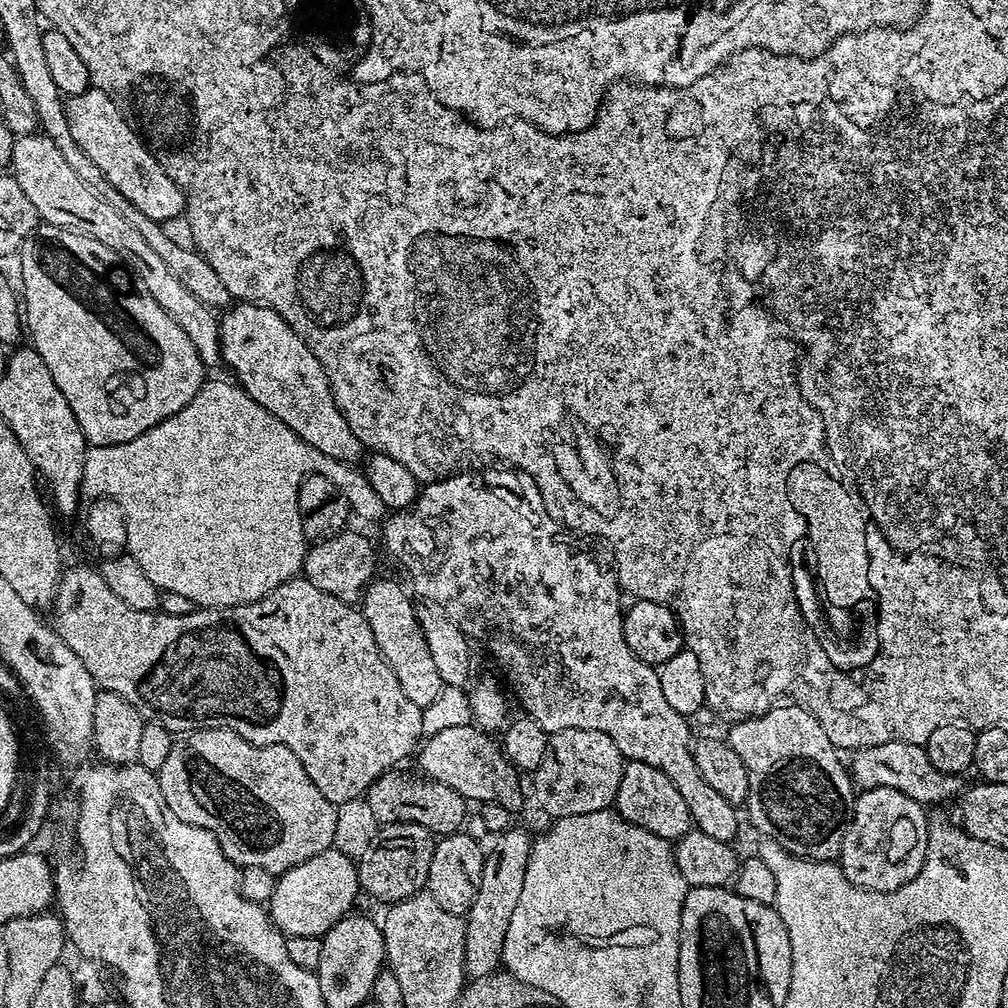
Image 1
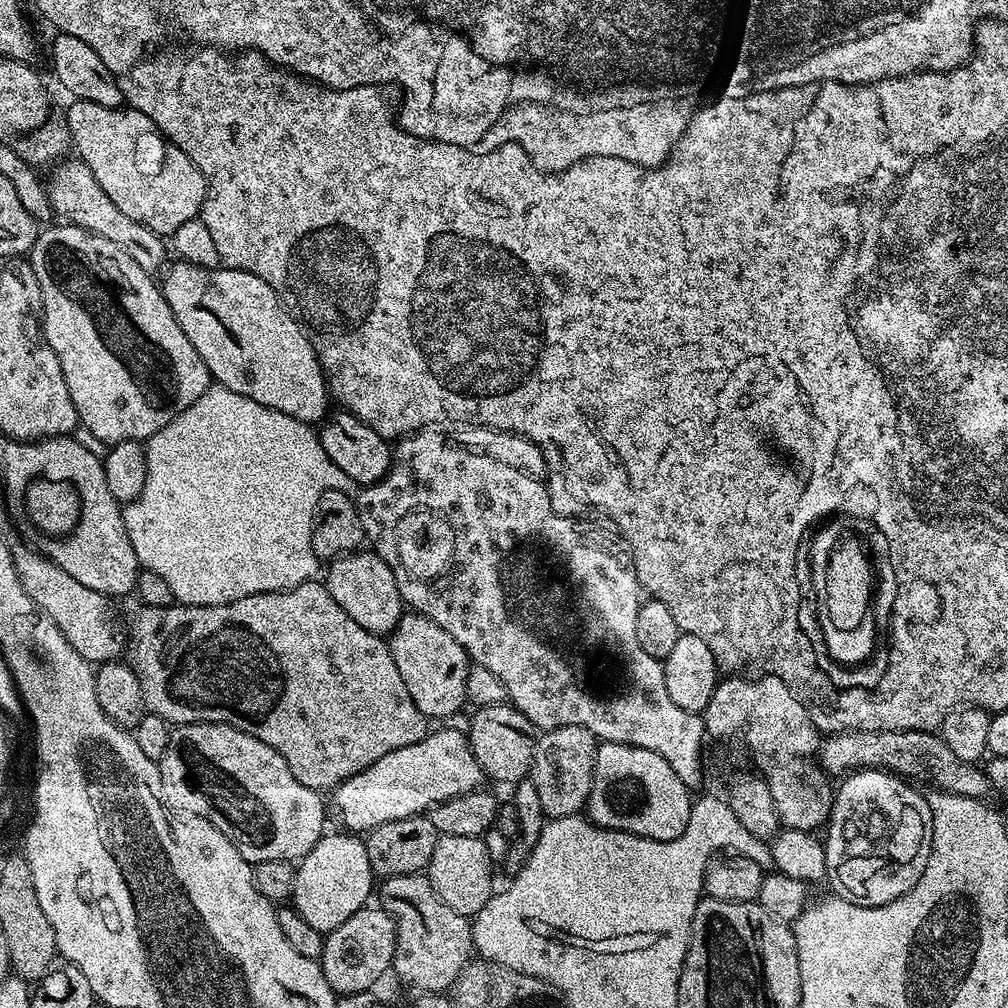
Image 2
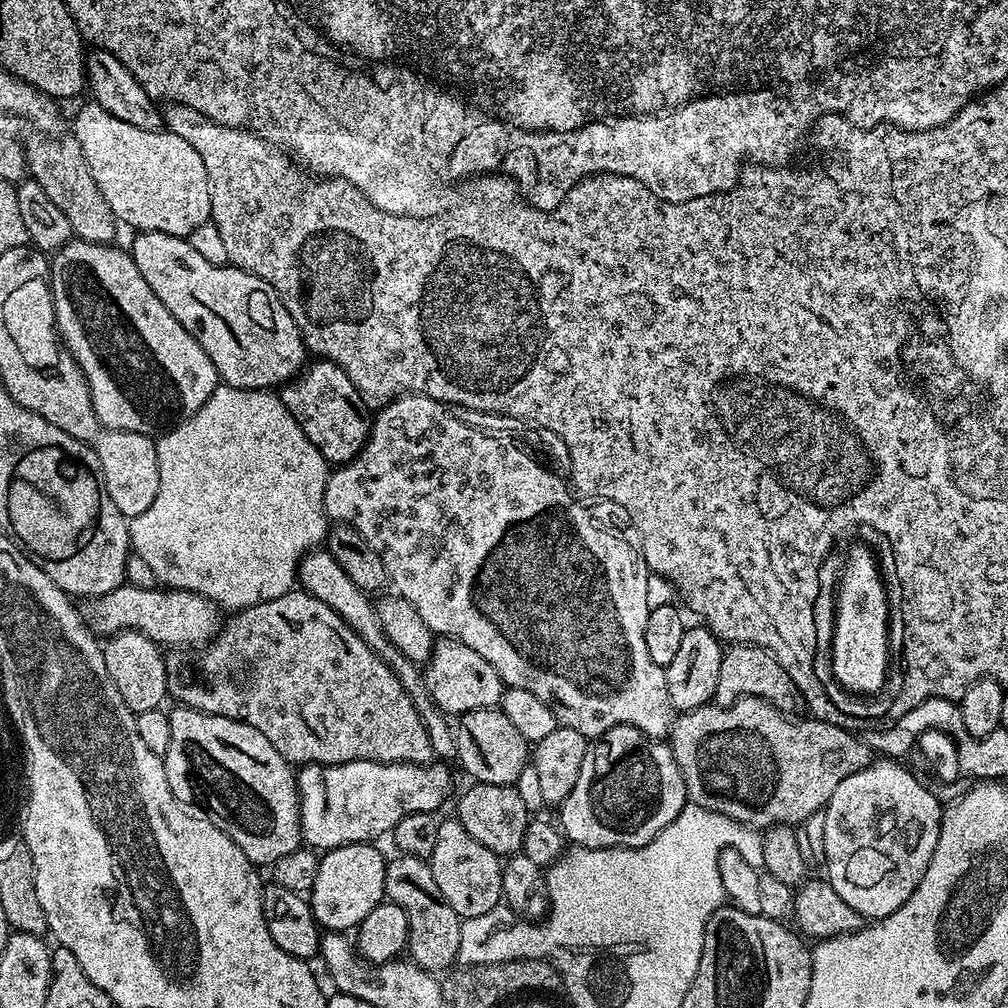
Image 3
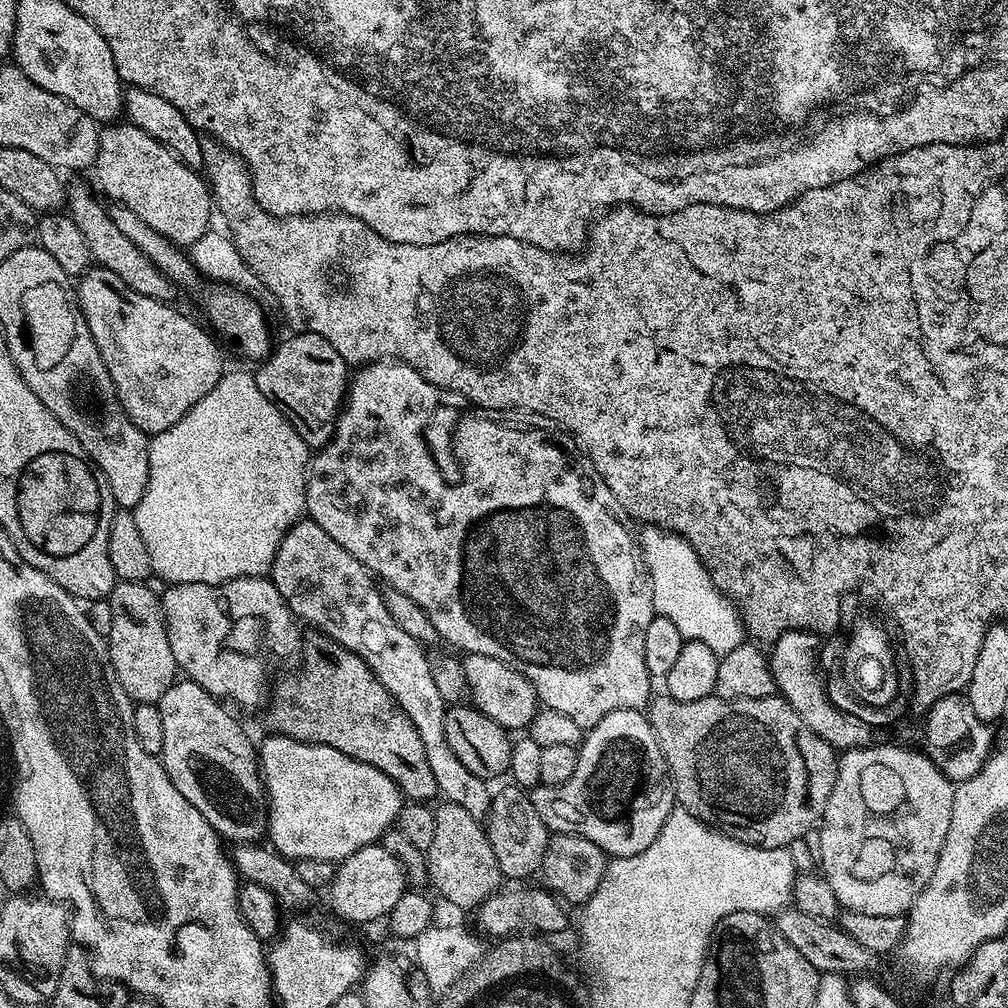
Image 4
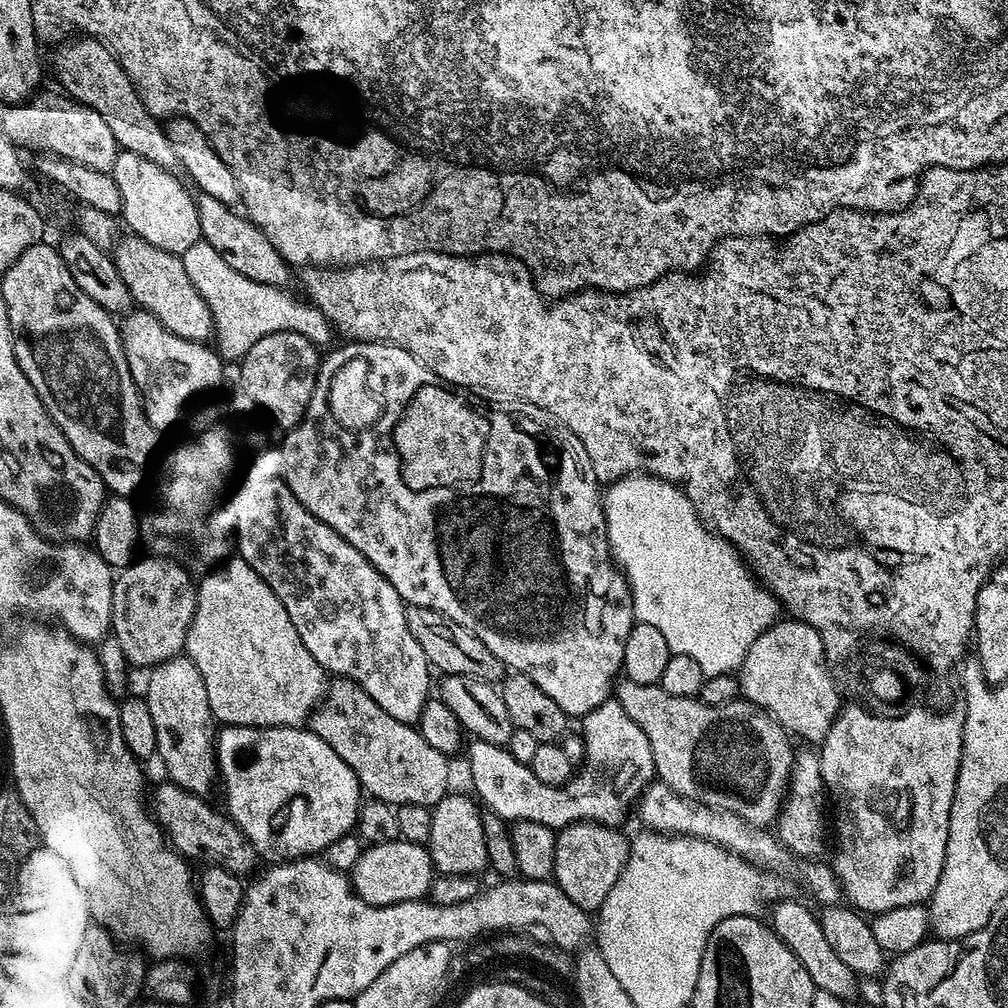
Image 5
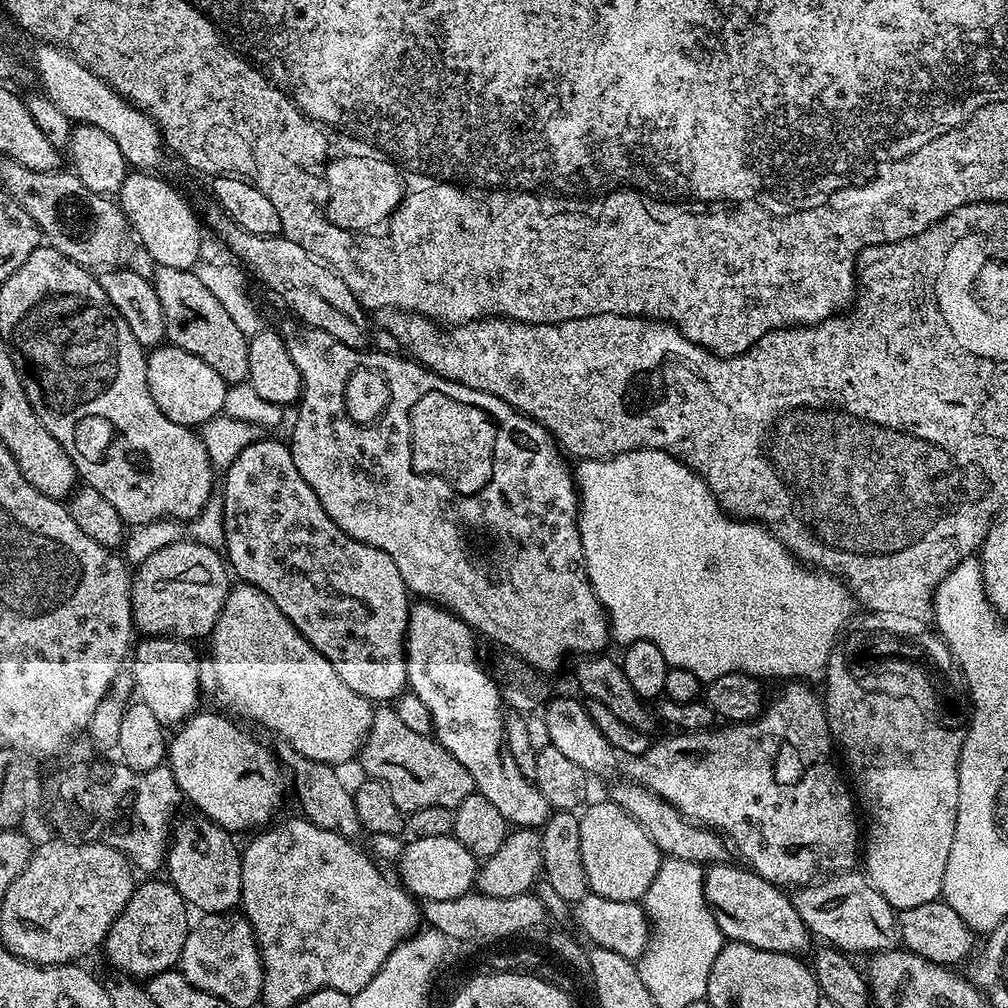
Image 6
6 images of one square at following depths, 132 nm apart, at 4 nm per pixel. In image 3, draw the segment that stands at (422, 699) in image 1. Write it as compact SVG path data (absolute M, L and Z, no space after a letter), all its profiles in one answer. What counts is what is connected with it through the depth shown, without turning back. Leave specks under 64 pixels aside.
M440 638L432 645L431 661L422 668L425 690L430 694L432 703L445 714L463 714L479 708L495 708L501 703L506 685L500 675L482 658L470 650L461 640Z

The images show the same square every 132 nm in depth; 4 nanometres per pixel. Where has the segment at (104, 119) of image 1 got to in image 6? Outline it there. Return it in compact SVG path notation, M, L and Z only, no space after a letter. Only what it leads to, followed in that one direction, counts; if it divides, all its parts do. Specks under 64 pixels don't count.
M132 170L122 182L118 193L118 203L128 222L128 227L140 239L142 247L148 251L153 265L165 268L195 269L200 255L200 224L192 213L184 196L172 184L152 170Z

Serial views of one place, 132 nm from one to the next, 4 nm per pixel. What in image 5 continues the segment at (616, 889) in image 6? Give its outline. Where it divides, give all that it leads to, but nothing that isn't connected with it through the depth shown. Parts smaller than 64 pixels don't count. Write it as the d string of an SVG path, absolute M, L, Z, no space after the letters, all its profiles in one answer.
M580 820L577 824L569 824L566 828L559 829L556 837L556 854L554 856L554 882L568 898L585 912L592 914L601 908L618 878L623 874L630 853L629 837L623 836L620 828L611 828L605 824L595 824L589 820Z

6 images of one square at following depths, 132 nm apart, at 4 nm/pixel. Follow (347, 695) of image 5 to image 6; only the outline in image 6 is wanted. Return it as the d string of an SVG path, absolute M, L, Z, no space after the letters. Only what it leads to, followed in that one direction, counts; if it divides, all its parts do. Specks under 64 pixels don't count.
M380 706L373 711L372 725L358 753L358 764L364 767L363 775L367 779L382 782L382 786L390 790L394 806L398 806L404 814L422 810L422 806L446 806L454 810L467 796L476 792L476 783L474 778L470 778L470 770L466 770L466 766L462 766L462 762L458 762L458 758L454 758L454 754L447 752L432 736L414 734L414 730L408 729L398 719L392 706Z

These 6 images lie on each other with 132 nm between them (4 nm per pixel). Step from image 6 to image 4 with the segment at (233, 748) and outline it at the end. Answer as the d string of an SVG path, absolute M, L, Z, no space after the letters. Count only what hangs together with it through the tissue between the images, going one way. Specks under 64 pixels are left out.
M268 734L265 737L265 740L259 741L258 744L258 763L264 778L264 791L268 797L268 831L266 836L271 847L275 848L281 856L287 856L293 862L302 858L322 858L323 860L339 862L357 852L359 848L364 848L367 844L377 843L384 833L395 825L397 818L400 817L400 809L404 807L406 800L400 787L389 776L382 774L382 770L378 770L366 762L358 762L354 758L342 754L342 750L334 750L325 744L307 744L289 736L277 736L275 734Z

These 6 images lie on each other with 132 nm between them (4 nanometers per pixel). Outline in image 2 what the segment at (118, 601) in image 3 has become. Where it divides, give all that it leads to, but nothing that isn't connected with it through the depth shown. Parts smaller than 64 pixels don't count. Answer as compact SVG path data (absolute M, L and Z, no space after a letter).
M28 546L23 547L13 551L12 565L16 568L26 594L30 594L38 607L56 623L58 630L62 630L66 642L70 642L70 646L74 646L74 650L78 650L78 654L82 654L82 658L86 658L89 664L99 666L115 661L119 657L116 655L125 651L126 636L120 633L120 624L112 609L113 601L70 578L62 566L48 560L41 552Z

